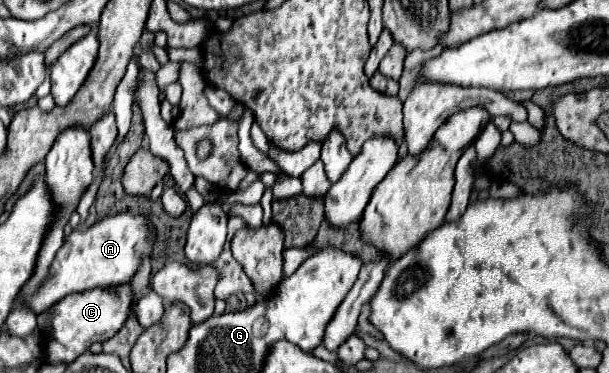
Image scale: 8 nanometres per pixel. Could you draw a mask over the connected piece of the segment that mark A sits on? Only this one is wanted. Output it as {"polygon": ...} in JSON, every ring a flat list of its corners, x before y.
{"polygon":[[116,214,96,222,86,230,74,230,58,250,58,256,50,264,48,276,42,280,38,290,22,298,24,306,38,316,72,292,112,288,128,282,136,274,142,254,152,254,154,250,154,242,148,238,146,224,148,220,144,216]]}

